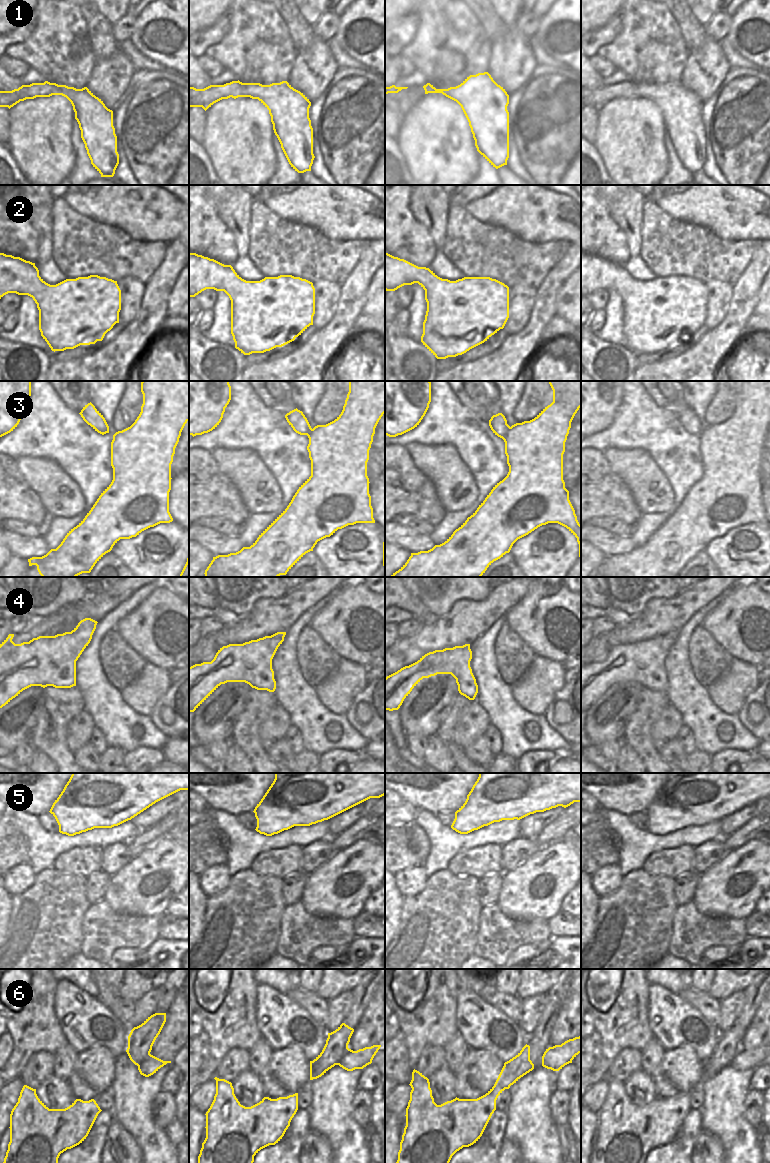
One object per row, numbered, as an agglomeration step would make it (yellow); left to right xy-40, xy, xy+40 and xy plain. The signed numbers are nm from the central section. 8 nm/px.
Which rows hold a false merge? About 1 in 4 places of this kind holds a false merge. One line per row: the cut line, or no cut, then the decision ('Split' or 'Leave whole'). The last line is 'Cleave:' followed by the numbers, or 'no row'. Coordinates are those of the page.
1: No split. Leave whole
2: No split. Leave whole
3: Split along xy+40 (510, 427), (503, 439). Split
4: No split. Leave whole
5: No split. Leave whole
6: No split. Leave whole
Cleave: 3.

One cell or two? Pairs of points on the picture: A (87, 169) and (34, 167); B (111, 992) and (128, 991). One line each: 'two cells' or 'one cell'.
A: two cells
B: two cells

